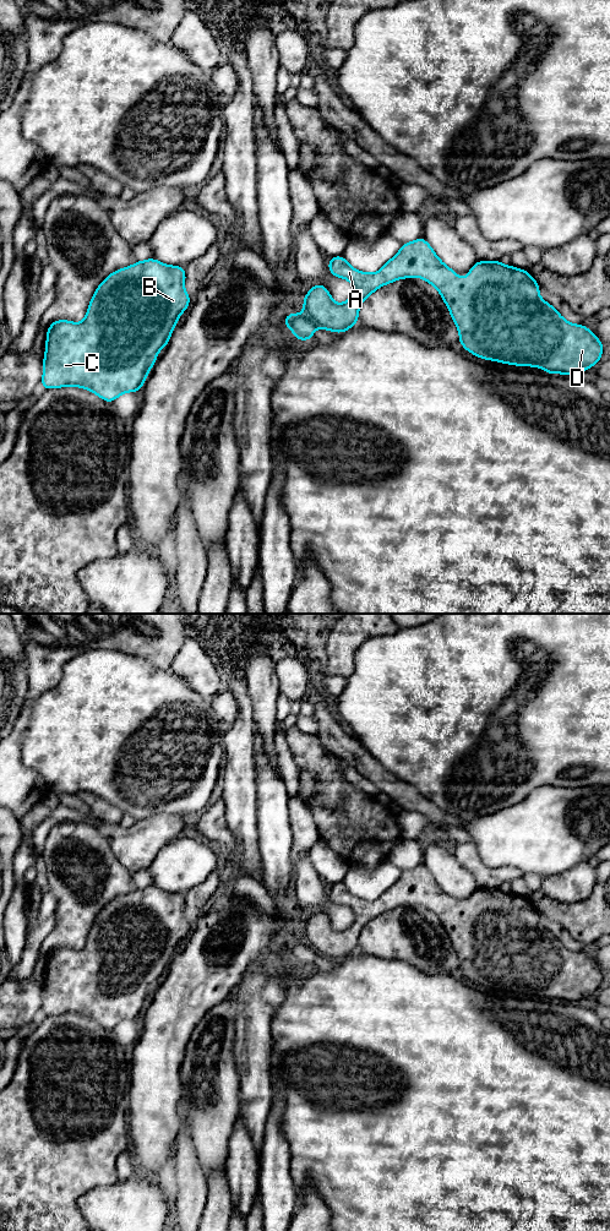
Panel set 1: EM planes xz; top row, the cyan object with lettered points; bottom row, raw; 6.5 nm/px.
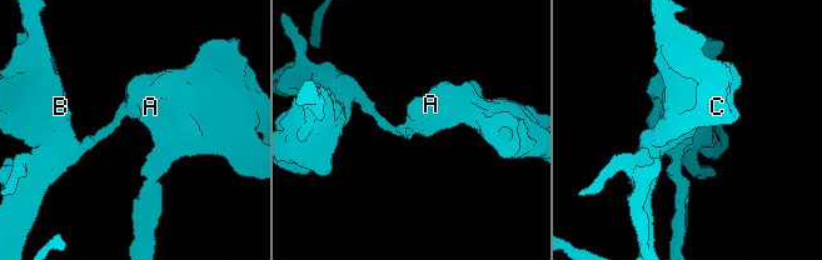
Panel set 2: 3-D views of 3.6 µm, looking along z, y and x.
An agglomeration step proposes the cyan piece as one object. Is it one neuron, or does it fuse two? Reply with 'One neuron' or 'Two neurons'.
Two neurons

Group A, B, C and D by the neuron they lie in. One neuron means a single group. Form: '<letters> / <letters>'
A D / B C

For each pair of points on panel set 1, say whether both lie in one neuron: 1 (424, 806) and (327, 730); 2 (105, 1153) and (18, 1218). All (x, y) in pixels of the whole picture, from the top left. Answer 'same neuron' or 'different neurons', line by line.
1: same neuron
2: same neuron

